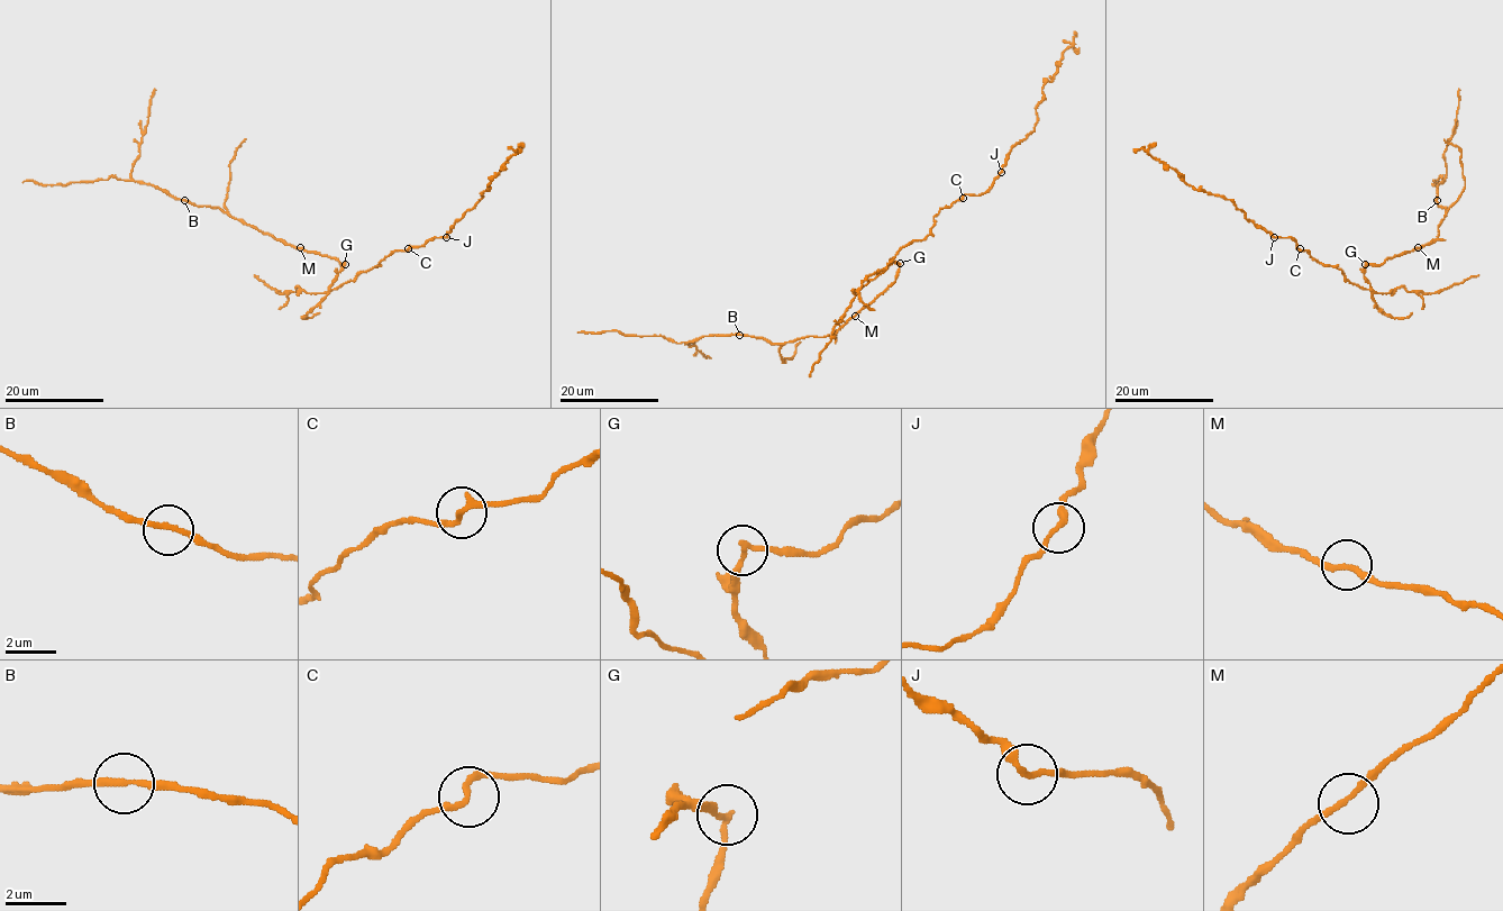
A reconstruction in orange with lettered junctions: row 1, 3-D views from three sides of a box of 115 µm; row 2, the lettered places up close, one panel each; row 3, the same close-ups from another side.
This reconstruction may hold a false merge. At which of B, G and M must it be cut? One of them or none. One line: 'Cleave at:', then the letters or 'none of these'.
Cleave at: G

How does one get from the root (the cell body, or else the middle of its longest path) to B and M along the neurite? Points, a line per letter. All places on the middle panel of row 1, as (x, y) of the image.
B: (894, 263), (899, 265), (895, 280), (831, 336), (770, 343), (739, 335)
M: (894, 263), (899, 265), (895, 280), (855, 316)

